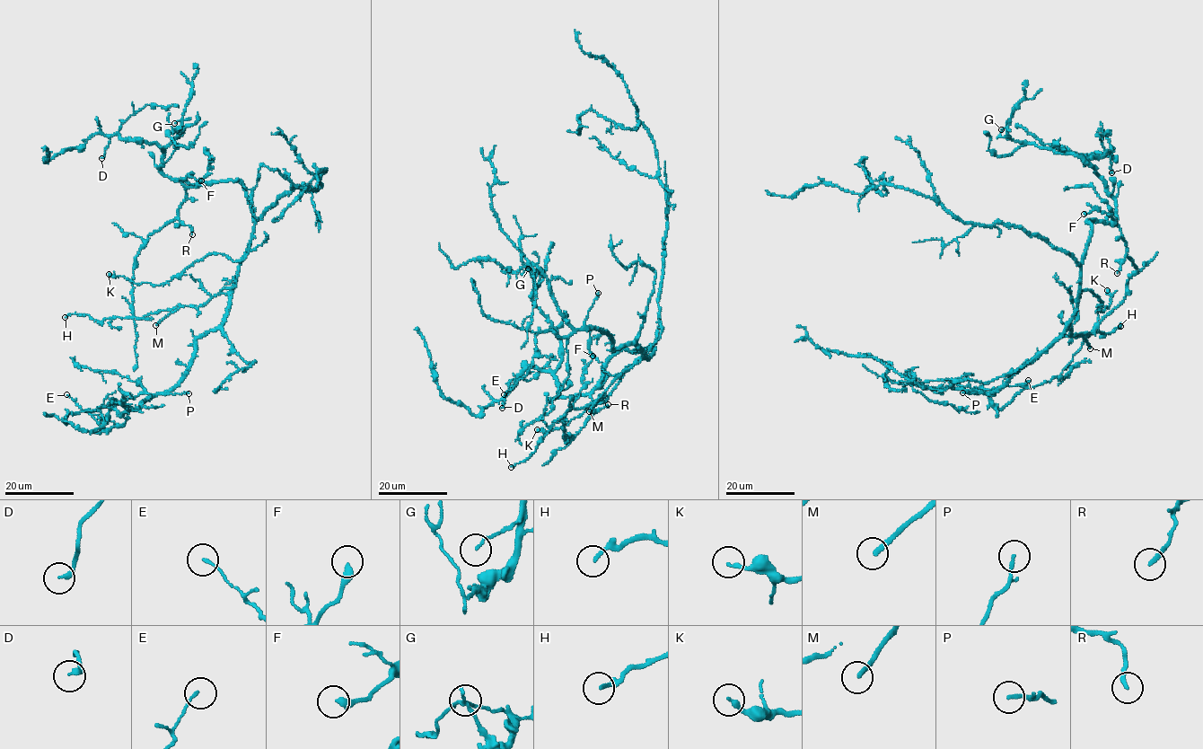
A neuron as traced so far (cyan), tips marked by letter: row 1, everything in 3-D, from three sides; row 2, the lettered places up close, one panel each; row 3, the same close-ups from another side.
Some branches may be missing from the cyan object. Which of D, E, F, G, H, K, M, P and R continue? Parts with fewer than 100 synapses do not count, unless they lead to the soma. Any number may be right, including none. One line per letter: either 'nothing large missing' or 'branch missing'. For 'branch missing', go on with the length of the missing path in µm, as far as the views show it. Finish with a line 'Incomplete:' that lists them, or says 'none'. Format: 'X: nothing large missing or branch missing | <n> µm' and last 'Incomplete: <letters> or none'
D: nothing large missing
E: nothing large missing
F: nothing large missing
G: nothing large missing
H: branch missing | 60 µm
K: nothing large missing
M: branch missing | 70 µm
P: nothing large missing
R: nothing large missing
Incomplete: H, M

